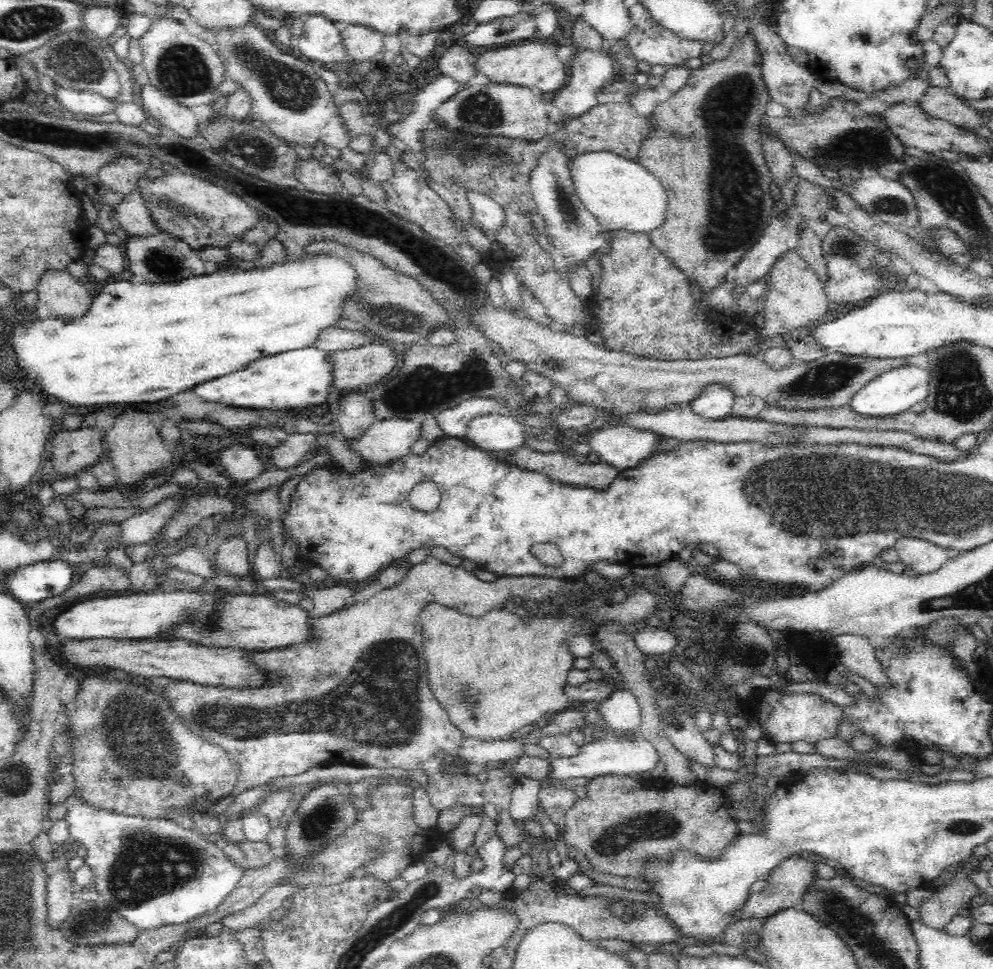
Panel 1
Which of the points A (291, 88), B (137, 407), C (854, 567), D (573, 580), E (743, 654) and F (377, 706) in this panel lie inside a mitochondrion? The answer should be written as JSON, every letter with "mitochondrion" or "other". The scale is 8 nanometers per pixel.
{"A":"mitochondrion","B":"other","C":"other","D":"other","E":"mitochondrion","F":"mitochondrion"}

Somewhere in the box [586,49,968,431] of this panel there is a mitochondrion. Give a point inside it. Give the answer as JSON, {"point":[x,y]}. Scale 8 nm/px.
{"point":[866,145]}

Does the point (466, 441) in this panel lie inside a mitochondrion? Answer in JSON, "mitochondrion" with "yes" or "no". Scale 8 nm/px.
{"mitochondrion":"no"}

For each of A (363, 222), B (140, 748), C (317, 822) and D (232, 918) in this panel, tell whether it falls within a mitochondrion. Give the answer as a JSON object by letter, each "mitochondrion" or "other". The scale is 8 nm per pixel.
{"A":"mitochondrion","B":"mitochondrion","C":"mitochondrion","D":"other"}

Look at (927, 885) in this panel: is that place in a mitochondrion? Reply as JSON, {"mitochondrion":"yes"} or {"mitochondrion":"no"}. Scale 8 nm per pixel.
{"mitochondrion":"no"}

